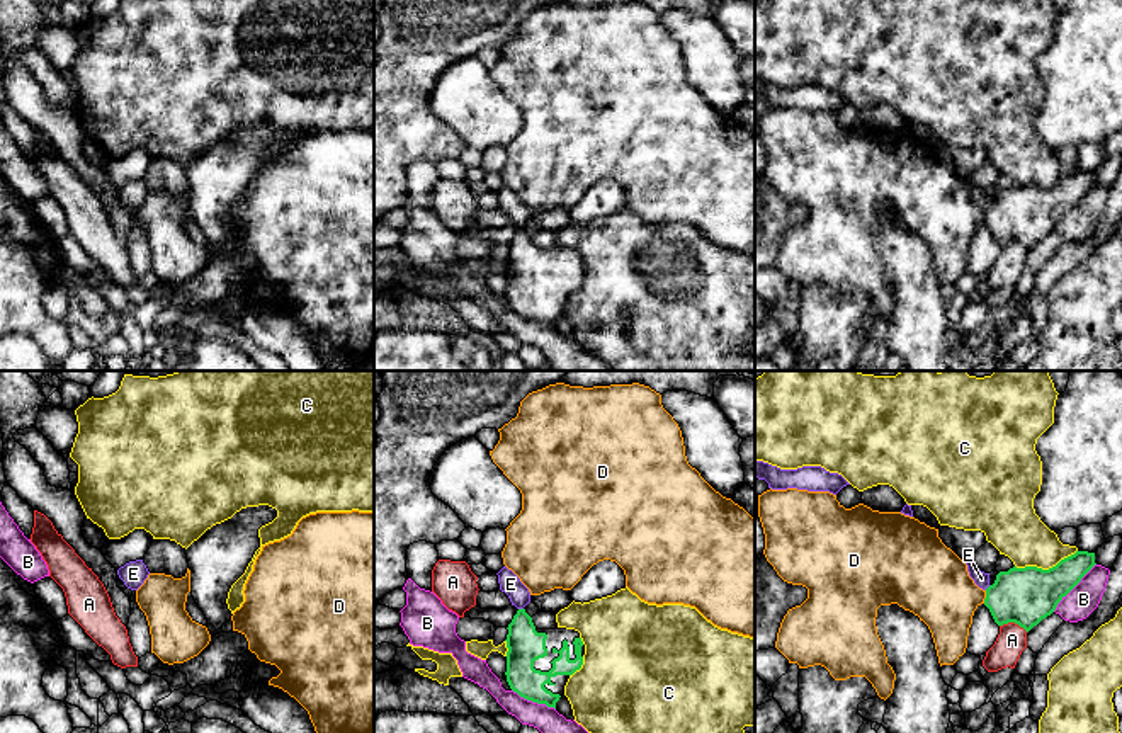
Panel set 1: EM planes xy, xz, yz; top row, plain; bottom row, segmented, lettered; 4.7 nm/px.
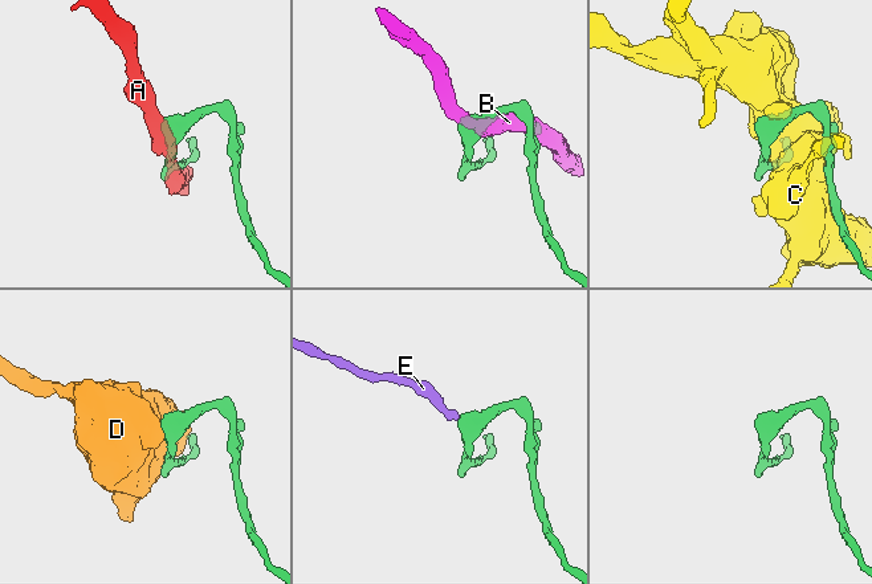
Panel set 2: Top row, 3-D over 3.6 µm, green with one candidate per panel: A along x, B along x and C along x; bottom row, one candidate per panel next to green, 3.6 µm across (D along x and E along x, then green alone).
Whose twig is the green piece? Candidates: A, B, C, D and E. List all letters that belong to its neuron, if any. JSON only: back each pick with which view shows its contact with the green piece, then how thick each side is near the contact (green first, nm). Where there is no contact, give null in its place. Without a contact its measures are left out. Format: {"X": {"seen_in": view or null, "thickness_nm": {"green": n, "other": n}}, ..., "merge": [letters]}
{"E": {"seen_in": "xz", "thickness_nm": {"green": 170, "other": 100}}, "merge": ["E"]}

